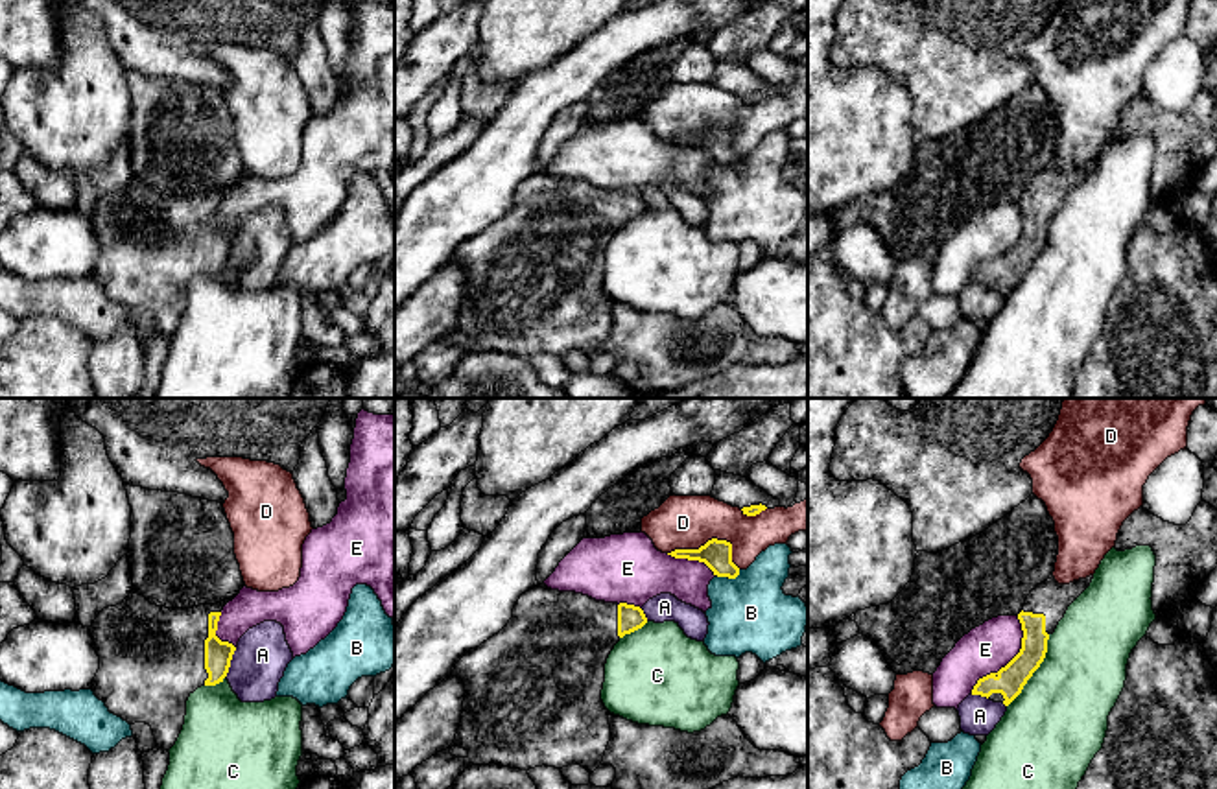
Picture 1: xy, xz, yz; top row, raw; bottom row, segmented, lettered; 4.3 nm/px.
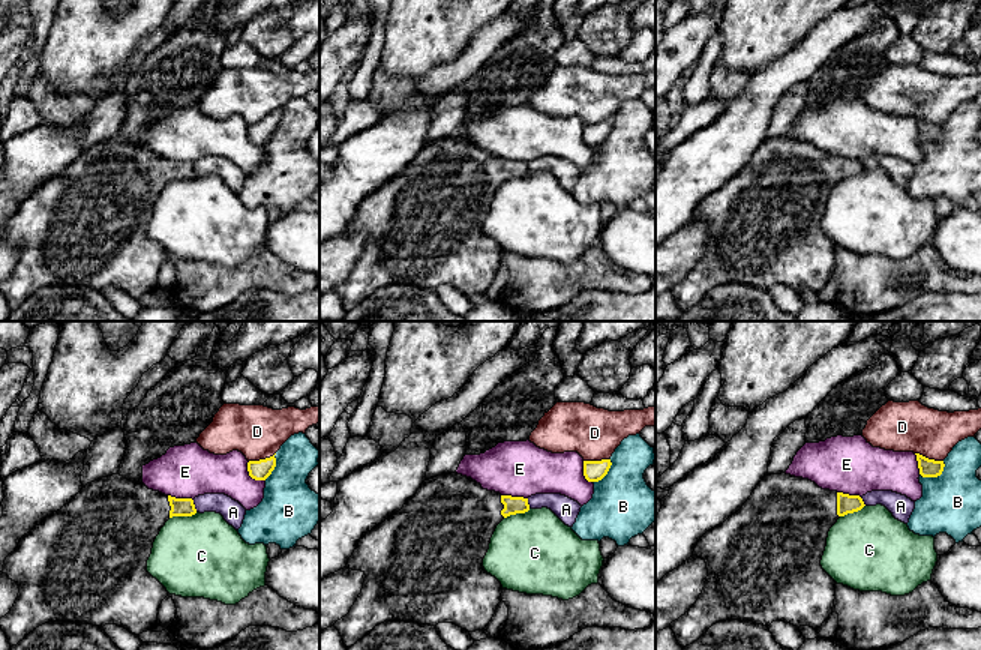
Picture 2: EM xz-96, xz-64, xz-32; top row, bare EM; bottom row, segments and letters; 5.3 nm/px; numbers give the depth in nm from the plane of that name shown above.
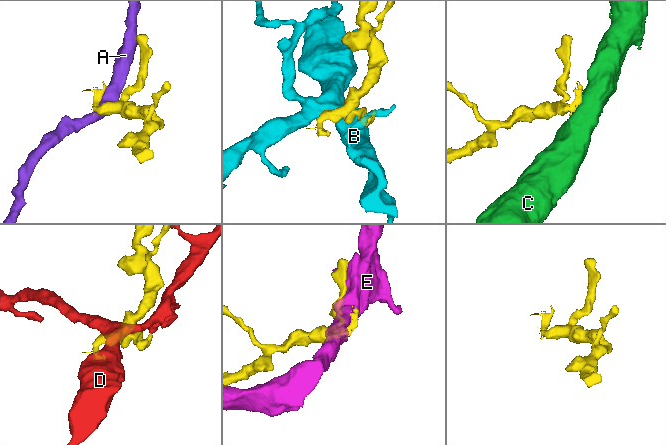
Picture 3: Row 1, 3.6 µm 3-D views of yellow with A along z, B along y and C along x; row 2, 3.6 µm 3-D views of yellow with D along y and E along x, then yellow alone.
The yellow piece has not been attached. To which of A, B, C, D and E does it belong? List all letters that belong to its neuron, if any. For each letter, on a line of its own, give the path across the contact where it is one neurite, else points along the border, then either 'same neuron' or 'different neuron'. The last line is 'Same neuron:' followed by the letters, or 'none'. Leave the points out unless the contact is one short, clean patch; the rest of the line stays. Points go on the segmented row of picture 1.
A: different neuron
B: different neuron
C: border yz (1050, 635), (1044, 660), (1007, 706); different neuron
D: different neuron
E: different neuron
Same neuron: none

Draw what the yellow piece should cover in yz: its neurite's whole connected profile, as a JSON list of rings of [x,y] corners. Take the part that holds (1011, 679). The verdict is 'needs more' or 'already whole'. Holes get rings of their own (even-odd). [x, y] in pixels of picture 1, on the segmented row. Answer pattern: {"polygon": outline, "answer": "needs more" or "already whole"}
{"polygon": [[[1093,575],[1069,584],[1058,584],[1051,577],[1031,590],[1018,614],[1023,630],[1020,653],[998,673],[979,678],[972,695],[1009,706],[1044,662],[1049,636],[1068,606],[1090,586],[1092,579]]], "answer": "needs more"}

